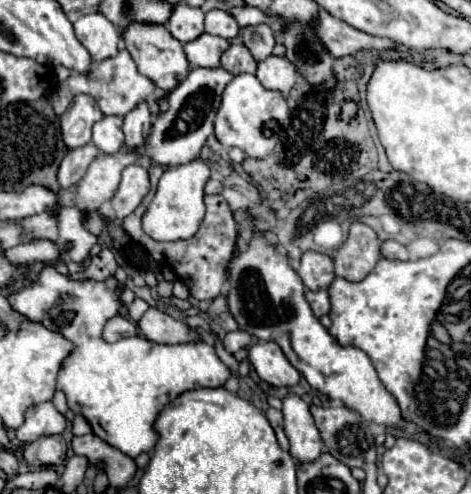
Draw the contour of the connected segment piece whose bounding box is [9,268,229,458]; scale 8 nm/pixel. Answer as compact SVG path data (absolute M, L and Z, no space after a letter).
M45 268L37 282L25 286L23 290L9 296L11 306L27 316L29 320L41 322L51 330L57 330L63 334L69 342L75 344L75 362L63 362L59 376L57 376L57 390L61 390L67 396L67 404L75 414L83 414L93 432L111 444L113 448L121 450L129 458L137 458L141 452L151 452L157 444L157 432L153 428L159 410L175 400L179 394L187 390L197 388L219 388L229 378L229 368L221 362L221 358L215 354L215 348L203 340L199 342L187 342L187 350L179 344L155 344L149 342L143 336L123 338L113 344L105 342L101 338L103 326L109 318L117 316L117 310L121 306L119 302L119 282L115 278L109 278L105 282L95 280L83 280L73 282L65 276L61 276L53 268Z

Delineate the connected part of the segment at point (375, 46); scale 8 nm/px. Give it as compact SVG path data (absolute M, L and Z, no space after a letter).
M319 10L317 22L313 24L315 34L321 38L321 42L327 46L331 56L343 58L351 56L361 50L389 50L395 48L395 42L389 38L375 38L365 32L359 32L345 24L343 20L333 18L329 12Z

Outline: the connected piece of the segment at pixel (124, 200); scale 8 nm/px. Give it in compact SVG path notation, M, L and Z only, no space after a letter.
M127 166L123 170L119 190L111 200L115 216L119 220L127 218L143 202L143 198L147 196L149 190L151 190L151 184L149 184L147 168L143 168L143 166Z

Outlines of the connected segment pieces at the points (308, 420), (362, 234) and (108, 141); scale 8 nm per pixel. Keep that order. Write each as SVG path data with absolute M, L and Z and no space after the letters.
M285 396L281 412L285 422L285 434L291 444L291 456L299 462L319 458L319 454L323 452L323 440L303 398Z
M353 222L347 244L343 244L333 256L335 274L351 282L363 280L375 268L369 264L375 264L379 260L379 244L381 242L377 240L377 234L369 226Z
M103 116L93 126L93 144L105 154L115 154L125 142L121 124L123 120L119 116Z

